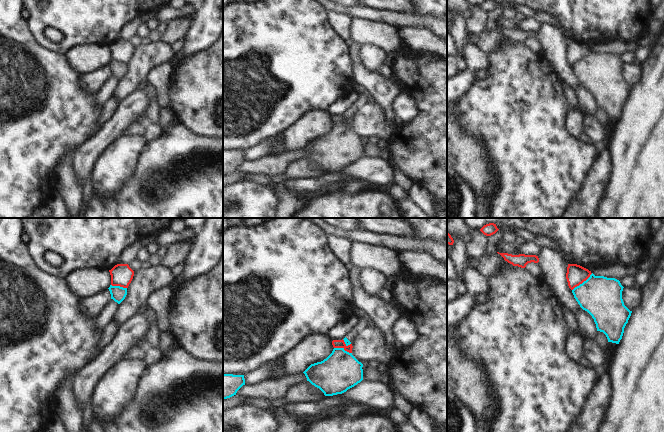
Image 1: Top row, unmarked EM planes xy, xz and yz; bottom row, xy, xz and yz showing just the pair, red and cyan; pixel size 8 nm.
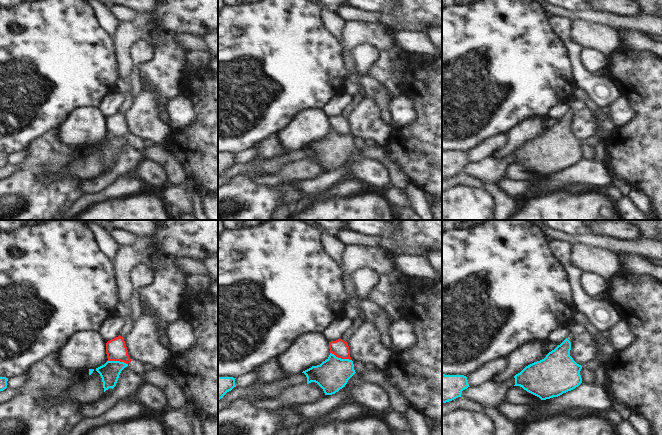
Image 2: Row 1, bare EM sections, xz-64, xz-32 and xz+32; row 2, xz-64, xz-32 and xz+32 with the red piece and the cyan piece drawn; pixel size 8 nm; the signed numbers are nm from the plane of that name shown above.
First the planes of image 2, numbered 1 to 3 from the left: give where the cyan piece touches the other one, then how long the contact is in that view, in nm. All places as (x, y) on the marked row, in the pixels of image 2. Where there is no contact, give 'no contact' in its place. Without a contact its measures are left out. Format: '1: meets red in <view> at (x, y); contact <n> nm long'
1: meets red in xz-64 at (118, 360); contact 160 nm long
2: meets red in xz-32 at (340, 357); contact 180 nm long
3: no contact

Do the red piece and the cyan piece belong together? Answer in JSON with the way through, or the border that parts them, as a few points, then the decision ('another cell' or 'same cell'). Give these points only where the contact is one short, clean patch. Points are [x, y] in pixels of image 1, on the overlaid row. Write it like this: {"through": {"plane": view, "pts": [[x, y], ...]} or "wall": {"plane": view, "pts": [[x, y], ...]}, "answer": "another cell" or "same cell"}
{"wall": {"plane": "yz", "pts": [[592, 273], [572, 290]]}, "answer": "another cell"}

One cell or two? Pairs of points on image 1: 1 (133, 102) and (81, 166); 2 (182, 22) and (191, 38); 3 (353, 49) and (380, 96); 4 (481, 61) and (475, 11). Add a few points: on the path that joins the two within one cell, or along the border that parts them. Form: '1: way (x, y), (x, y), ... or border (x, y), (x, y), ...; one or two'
1: way (122, 118), (90, 150); one
2: border (194, 15), (181, 39); two
3: way (356, 61), (358, 70), (372, 84); one
4: way (471, 49), (471, 32), (475, 23); one

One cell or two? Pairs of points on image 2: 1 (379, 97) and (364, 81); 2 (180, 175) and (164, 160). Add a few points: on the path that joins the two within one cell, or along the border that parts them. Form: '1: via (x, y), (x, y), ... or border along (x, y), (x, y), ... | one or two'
1: via (376, 93), (368, 85) | one
2: via (176, 171), (168, 163) | one

